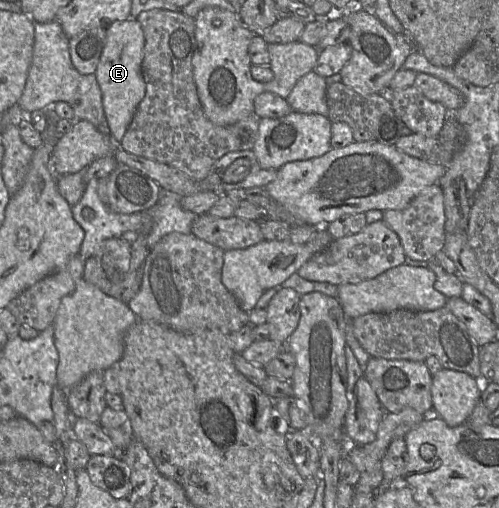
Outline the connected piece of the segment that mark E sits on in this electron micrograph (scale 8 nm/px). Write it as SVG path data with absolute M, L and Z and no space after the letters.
M133 18L114 21L107 27L106 39L95 76L102 93L104 114L112 139L120 144L145 96L146 84L142 75L144 34L140 23Z

